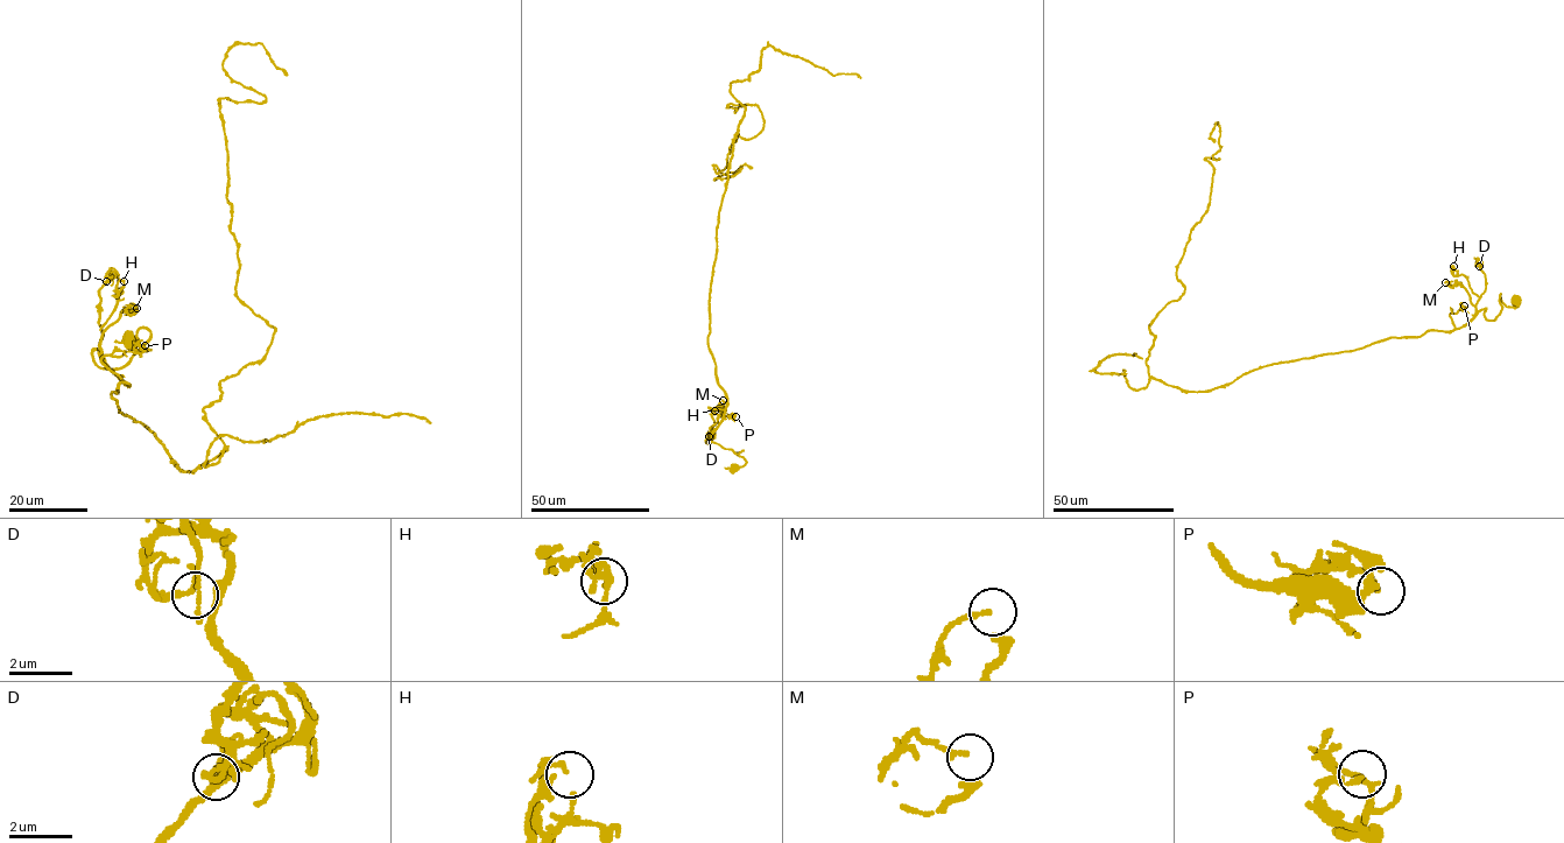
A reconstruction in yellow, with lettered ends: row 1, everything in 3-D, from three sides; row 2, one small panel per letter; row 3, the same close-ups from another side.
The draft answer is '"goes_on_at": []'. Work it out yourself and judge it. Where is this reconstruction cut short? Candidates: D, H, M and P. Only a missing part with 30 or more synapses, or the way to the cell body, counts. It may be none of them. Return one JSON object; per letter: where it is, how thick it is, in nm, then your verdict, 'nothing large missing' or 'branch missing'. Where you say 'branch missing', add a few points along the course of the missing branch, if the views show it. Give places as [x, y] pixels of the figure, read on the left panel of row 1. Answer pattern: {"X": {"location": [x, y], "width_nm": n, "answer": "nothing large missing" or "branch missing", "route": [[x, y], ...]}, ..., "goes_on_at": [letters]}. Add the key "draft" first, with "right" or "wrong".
{"draft": "right", "D": {"location": [106, 281], "width_nm": 200, "answer": "nothing large missing"}, "H": {"location": [124, 281], "width_nm": 90, "answer": "nothing large missing"}, "M": {"location": [136, 308], "width_nm": 150, "answer": "nothing large missing"}, "P": {"location": [145, 345], "width_nm": 130, "answer": "nothing large missing"}, "goes_on_at": []}

